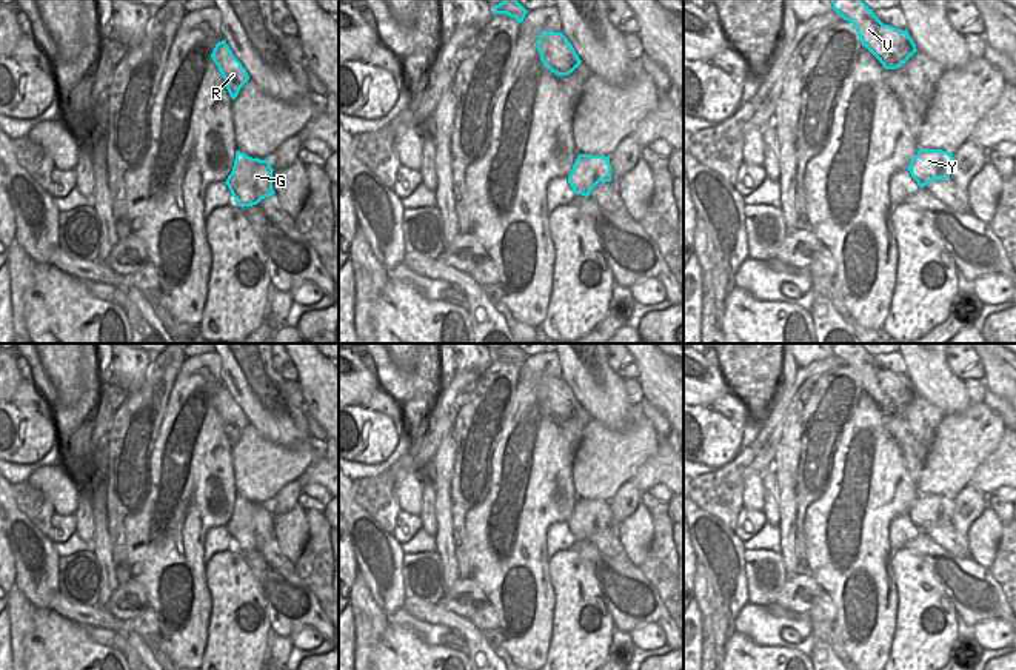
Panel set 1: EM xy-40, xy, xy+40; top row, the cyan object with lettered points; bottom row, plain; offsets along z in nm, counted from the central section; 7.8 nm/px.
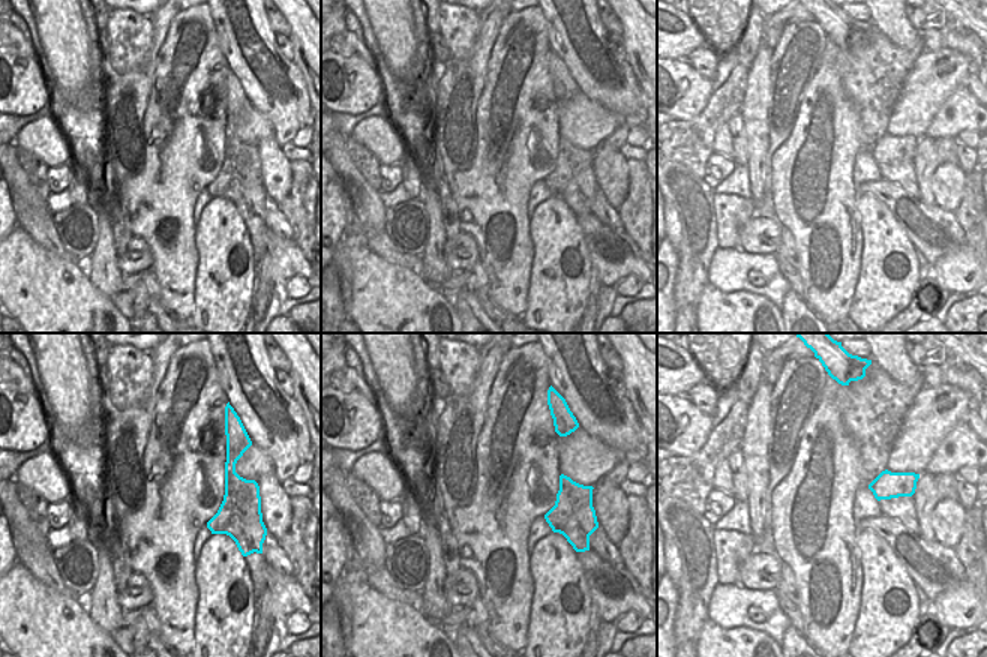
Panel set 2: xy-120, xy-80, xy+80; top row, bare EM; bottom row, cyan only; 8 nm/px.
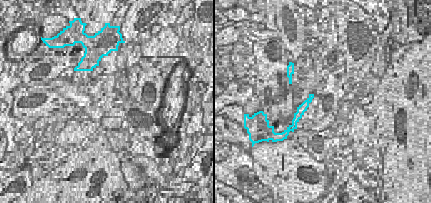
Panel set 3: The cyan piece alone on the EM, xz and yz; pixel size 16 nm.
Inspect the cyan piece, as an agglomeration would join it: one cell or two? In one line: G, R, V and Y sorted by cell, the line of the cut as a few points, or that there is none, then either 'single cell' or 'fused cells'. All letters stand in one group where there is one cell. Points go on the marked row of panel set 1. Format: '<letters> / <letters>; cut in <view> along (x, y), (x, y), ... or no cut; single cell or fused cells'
G R V / Y; cut in xy along (568, 179), (578, 171), (594, 170), (599, 180); fused cells

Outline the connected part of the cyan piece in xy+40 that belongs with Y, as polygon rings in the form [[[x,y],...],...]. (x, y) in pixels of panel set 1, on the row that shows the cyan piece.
[[[919,149],[907,169],[916,179],[930,169],[941,169],[942,176],[950,176],[954,168],[953,154],[942,149]]]

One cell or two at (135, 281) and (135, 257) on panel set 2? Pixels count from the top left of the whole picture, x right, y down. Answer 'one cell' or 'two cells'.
two cells

